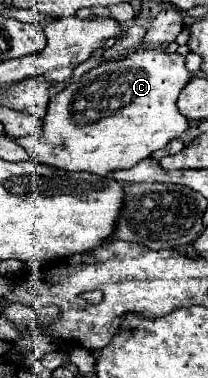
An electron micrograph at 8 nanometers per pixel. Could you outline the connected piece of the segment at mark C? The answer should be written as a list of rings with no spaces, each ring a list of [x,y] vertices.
[[[138,49],[128,59],[100,63],[60,93],[52,95],[48,113],[38,133],[22,137],[18,143],[28,151],[34,163],[62,171],[88,171],[108,177],[118,169],[130,169],[188,129],[188,121],[178,111],[176,99],[190,79],[192,73],[186,69],[184,57],[178,53],[166,55],[162,49]]]

